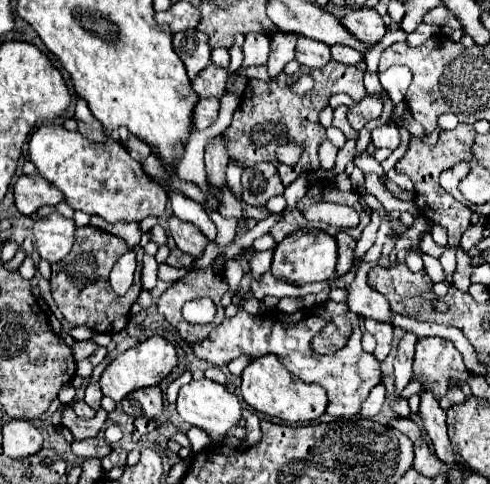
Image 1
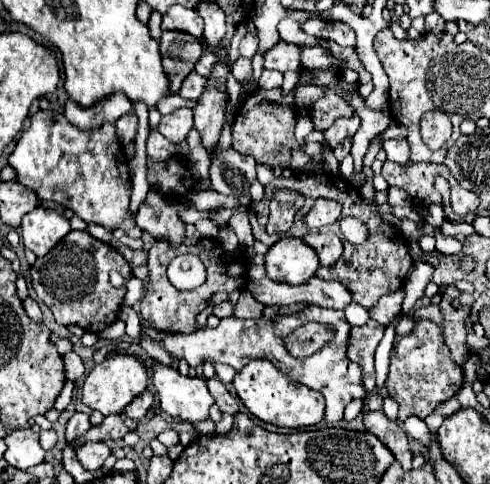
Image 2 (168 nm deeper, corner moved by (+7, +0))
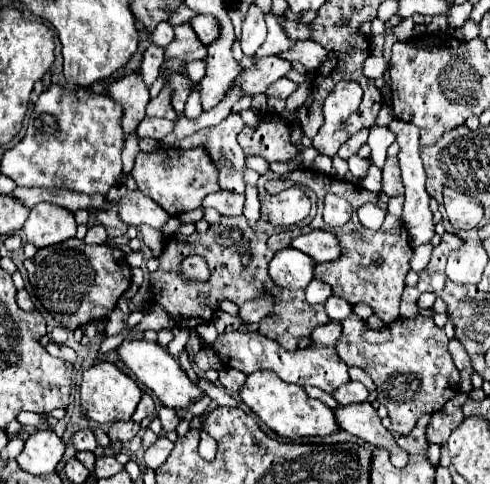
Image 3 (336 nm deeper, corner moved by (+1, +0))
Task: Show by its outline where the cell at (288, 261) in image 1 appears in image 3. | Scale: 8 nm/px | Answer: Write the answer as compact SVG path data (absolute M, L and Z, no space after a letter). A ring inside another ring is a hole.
M286 247L274 255L268 265L272 281L284 289L306 289L314 277L314 261L292 247Z

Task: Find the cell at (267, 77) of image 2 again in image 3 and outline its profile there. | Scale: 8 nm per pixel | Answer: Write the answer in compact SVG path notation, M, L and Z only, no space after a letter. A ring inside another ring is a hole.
M282 77L282 79L278 79L274 85L270 85L270 89L266 91L266 95L274 95L274 97L278 97L278 99L288 99L288 97L296 91L296 87L298 87L298 85L296 85L294 81Z

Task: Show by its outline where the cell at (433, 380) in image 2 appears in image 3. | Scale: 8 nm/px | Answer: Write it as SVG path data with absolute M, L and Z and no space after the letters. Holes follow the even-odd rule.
M352 313L340 325L342 335L336 341L336 353L348 367L356 365L372 377L378 391L376 399L386 405L394 433L410 433L422 415L440 411L458 393L460 375L448 353L448 337L444 329L434 325L432 317L416 315L412 319L396 319L382 329L368 329Z

